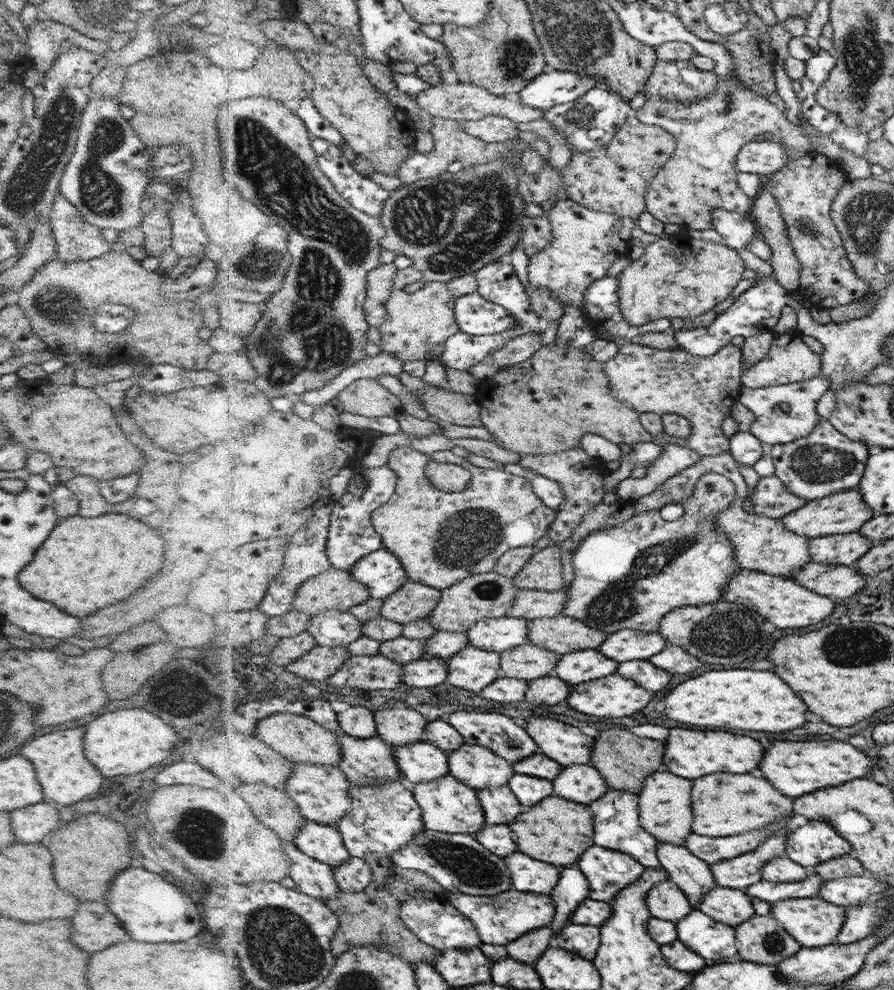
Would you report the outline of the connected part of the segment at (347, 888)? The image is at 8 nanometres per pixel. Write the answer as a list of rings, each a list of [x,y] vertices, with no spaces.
[[[353,856],[343,866],[334,866],[341,891],[358,893],[366,890],[374,882],[374,869],[362,857]]]

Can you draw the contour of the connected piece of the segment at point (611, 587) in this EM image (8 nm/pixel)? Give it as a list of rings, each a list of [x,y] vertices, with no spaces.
[[[707,472],[699,478],[699,482],[695,484],[695,490],[689,495],[689,498],[684,498],[679,502],[672,502],[680,504],[685,508],[685,513],[680,519],[666,521],[660,517],[661,508],[657,508],[656,510],[635,514],[626,522],[618,523],[610,528],[594,530],[592,533],[589,533],[587,538],[579,544],[579,548],[575,550],[575,556],[573,556],[575,579],[570,583],[570,590],[568,590],[568,606],[564,608],[561,615],[580,620],[587,626],[606,632],[607,634],[623,631],[624,629],[654,633],[659,632],[660,623],[663,622],[670,611],[681,607],[702,606],[722,601],[722,596],[724,596],[724,590],[726,590],[726,584],[729,583],[730,577],[739,573],[739,570],[742,568],[735,561],[735,549],[732,546],[731,540],[728,540],[721,530],[715,528],[715,518],[720,511],[723,511],[735,499],[735,496],[735,483],[733,481],[727,476],[722,476],[720,473]]]

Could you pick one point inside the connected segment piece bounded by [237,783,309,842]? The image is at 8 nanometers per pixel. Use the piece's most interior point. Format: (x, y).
(276, 807)

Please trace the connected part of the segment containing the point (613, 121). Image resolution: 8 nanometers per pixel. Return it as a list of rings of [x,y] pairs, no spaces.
[[[596,87],[585,92],[579,99],[546,109],[543,120],[552,123],[556,131],[568,139],[573,152],[584,153],[610,143],[628,117],[633,115],[629,102],[613,90]]]

